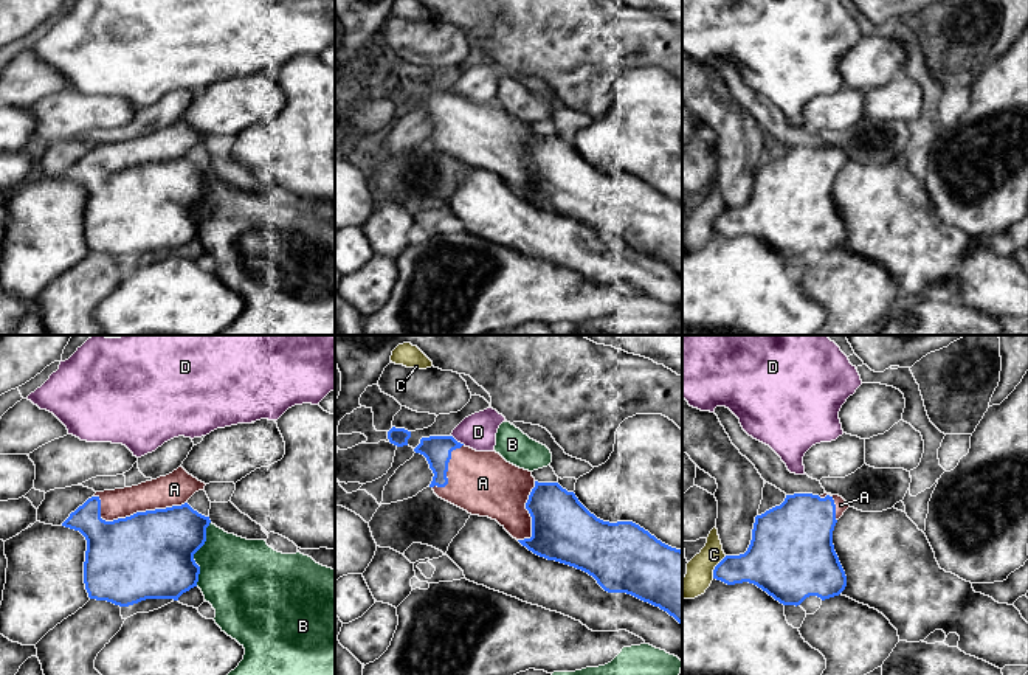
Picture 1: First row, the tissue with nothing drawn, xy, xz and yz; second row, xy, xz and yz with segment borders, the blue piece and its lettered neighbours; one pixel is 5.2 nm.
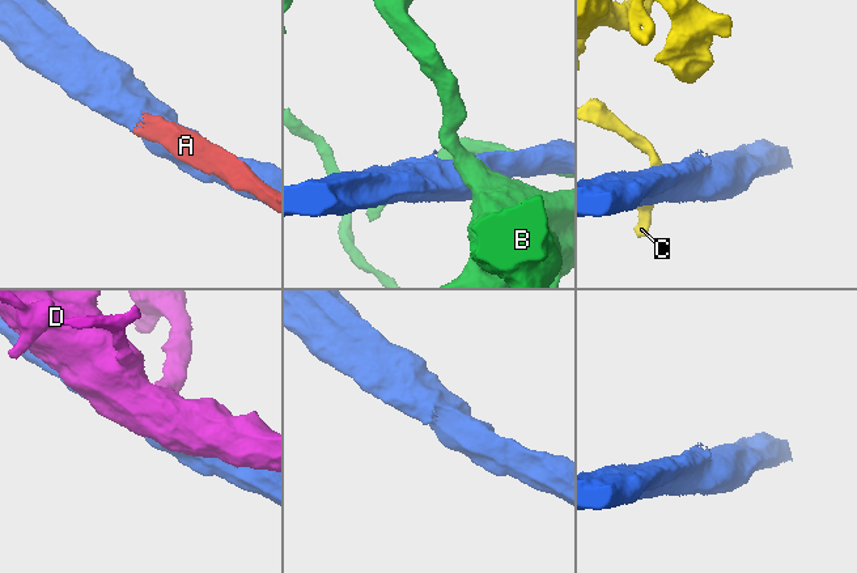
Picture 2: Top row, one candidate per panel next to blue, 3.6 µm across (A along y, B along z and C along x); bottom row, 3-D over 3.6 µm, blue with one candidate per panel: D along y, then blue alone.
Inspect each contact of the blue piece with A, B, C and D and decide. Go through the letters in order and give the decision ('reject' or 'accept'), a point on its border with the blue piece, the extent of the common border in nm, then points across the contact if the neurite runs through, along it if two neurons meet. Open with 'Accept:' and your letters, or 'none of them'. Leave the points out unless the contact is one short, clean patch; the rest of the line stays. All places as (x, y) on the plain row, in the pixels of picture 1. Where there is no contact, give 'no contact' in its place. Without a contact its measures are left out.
Accept: A
A: accept | xy (132, 168) | 480 nm
B: reject | xy (194, 205) | 340 nm
C: reject | yz (715, 219) | 140 nm
D: reject | xz (456, 93) | 90 nm

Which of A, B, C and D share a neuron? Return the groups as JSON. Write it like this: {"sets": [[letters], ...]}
{"sets": [["A"], ["B"], ["C"], ["D"]]}

